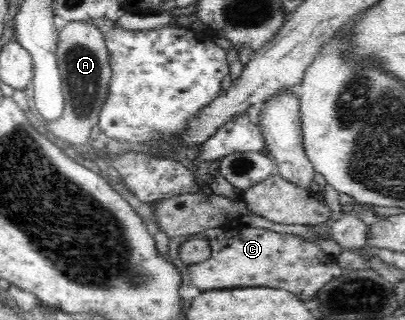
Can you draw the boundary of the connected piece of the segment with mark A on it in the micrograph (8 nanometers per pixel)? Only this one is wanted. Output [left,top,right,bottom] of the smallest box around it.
[45,21,112,147]

